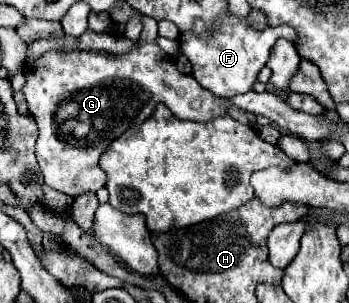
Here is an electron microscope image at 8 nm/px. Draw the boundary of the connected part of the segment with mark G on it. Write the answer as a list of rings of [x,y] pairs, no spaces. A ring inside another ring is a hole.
[[[136,42],[128,54],[120,54],[114,58],[110,58],[107,51],[52,50],[38,56],[32,64],[26,64],[24,76],[26,76],[26,84],[22,88],[22,94],[40,130],[36,142],[36,158],[44,176],[44,184],[72,198],[84,192],[96,192],[104,186],[106,174],[98,166],[100,154],[108,148],[108,144],[114,138],[124,134],[130,126],[144,122],[158,104],[166,104],[174,116],[194,122],[208,122],[216,116],[228,114],[226,100],[206,92],[192,76],[180,74],[172,58],[166,52],[162,52],[156,42],[146,42],[146,44]]]

